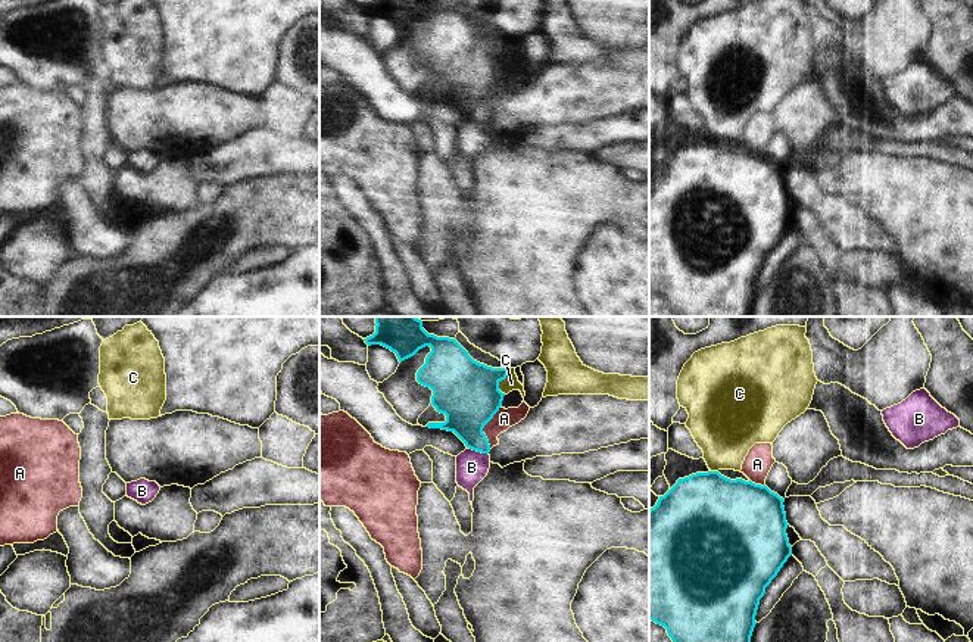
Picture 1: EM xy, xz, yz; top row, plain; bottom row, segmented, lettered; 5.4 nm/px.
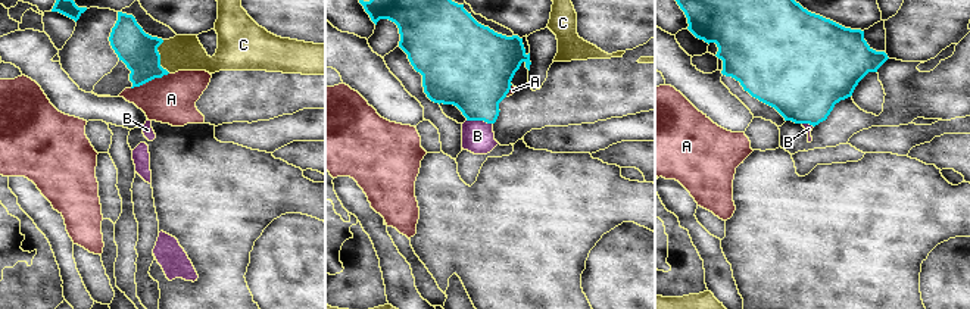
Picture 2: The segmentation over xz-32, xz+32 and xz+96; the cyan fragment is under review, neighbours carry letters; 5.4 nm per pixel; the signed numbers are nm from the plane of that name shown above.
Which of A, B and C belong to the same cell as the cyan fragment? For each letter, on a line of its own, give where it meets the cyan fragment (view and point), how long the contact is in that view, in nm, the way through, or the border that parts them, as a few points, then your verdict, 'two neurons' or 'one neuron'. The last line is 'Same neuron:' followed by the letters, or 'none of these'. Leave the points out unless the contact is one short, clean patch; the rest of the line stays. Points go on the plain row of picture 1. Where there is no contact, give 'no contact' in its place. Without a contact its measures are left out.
A: meets cyan in xz at (483, 97); contact 240 nm long; border along xz (501, 75), (483, 99), (489, 118); two neurons
B: meets cyan in xz at (479, 121); contact 120 nm long; border along xz (468, 117), (487, 124); two neurons
C: meets cyan in xz at (501, 50); contact 150 nm long; border along xz (508, 39), (508, 44), (499, 53), (502, 64); two neurons
Same neuron: none of these

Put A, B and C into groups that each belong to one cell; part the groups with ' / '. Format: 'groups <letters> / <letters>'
groups A / B / C

